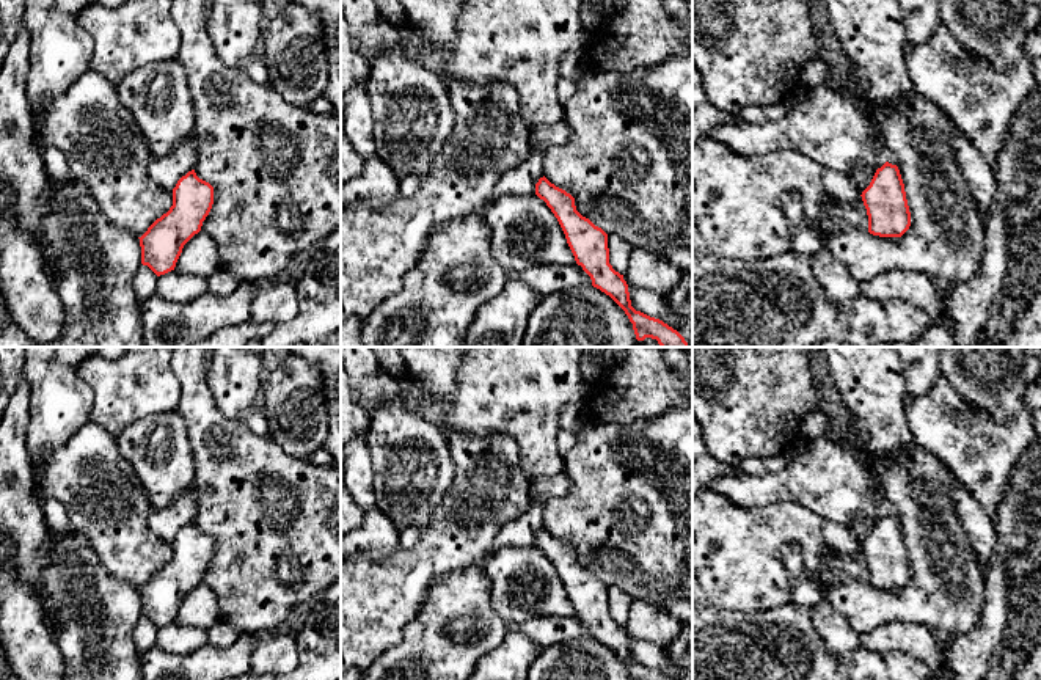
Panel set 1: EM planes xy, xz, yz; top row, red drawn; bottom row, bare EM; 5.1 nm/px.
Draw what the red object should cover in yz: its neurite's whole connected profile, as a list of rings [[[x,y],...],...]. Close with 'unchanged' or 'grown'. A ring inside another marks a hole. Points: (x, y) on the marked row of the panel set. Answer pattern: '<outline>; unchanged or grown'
[[[886,162],[862,192],[868,215],[868,232],[879,237],[901,237],[911,226],[904,184],[897,165]]]; unchanged

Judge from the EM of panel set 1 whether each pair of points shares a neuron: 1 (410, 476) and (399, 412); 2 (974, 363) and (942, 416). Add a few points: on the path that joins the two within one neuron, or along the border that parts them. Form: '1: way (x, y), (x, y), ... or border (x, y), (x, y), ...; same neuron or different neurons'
1: way (410, 460), (410, 454), (399, 438), (399, 427); same neuron
2: border (941, 376), (966, 402), (986, 415); different neurons

